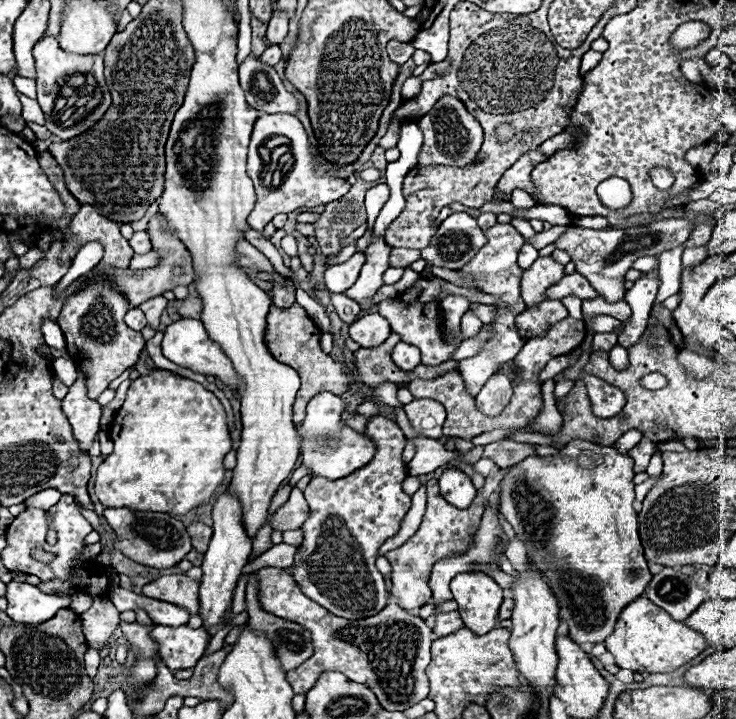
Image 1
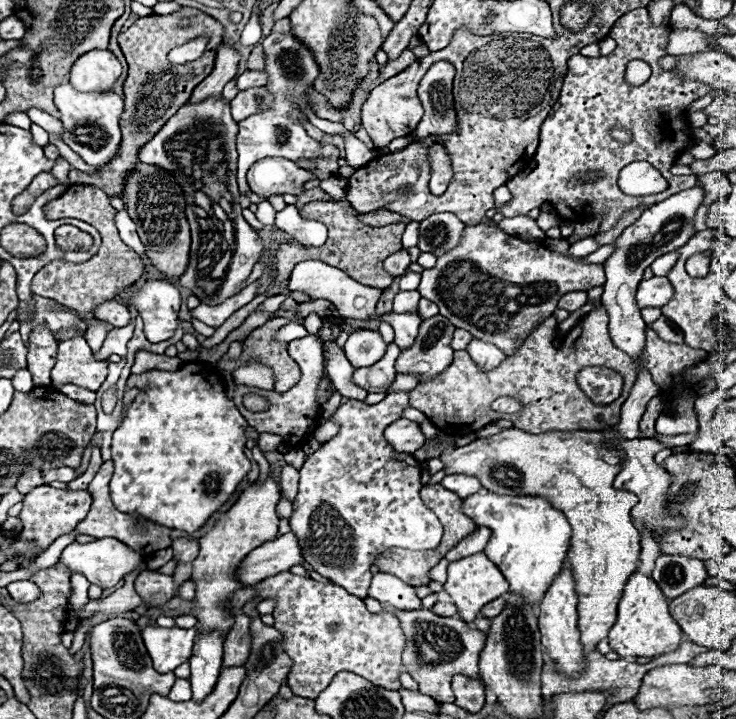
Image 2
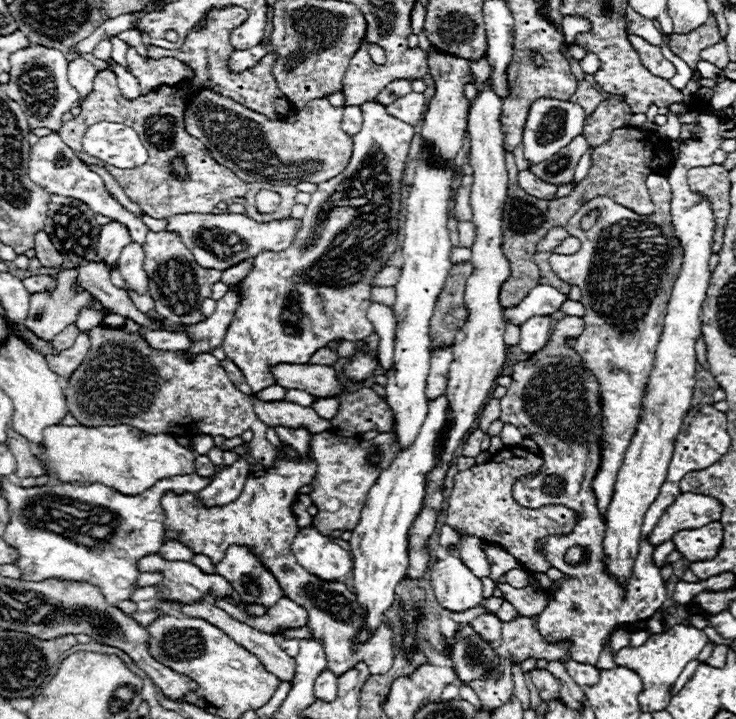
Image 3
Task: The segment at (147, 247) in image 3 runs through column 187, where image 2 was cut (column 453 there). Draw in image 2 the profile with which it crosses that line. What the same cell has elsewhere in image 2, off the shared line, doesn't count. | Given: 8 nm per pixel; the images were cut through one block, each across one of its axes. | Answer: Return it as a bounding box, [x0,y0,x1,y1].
[420,224,604,354]

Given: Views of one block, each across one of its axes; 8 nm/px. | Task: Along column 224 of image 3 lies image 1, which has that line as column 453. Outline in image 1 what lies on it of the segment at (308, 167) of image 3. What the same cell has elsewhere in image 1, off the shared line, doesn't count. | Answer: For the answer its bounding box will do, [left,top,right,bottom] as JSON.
[418,96,482,168]

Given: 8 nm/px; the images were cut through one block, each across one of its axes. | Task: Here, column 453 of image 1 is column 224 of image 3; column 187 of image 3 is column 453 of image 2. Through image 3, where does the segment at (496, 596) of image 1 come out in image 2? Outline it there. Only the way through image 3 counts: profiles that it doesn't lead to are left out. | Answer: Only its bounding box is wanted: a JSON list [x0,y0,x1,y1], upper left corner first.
[444,552,508,622]

